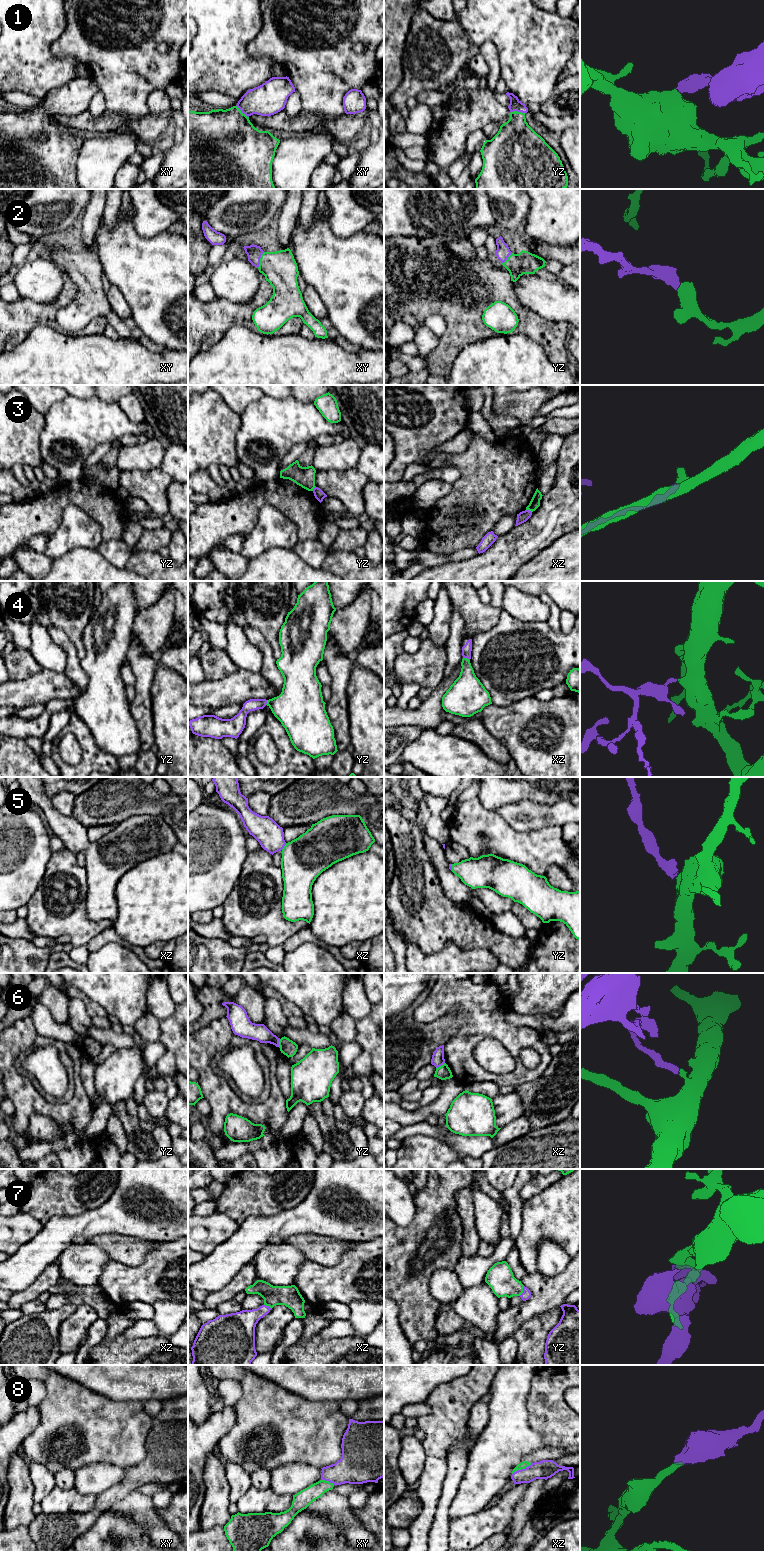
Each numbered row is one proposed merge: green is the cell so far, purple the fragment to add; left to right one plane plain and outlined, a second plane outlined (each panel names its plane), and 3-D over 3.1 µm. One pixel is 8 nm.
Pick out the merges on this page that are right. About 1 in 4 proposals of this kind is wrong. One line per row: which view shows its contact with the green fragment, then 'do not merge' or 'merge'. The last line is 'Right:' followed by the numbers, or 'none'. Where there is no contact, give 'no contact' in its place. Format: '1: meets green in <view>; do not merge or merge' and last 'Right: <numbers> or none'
1: meets green in yz; merge
2: meets green in xy; merge
3: meets green in xz; do not merge
4: meets green in xz; merge
5: meets green in xz; merge
6: meets green in yz; do not merge
7: meets green in yz; merge
8: meets green in xz; merge
Right: 1, 2, 4, 5, 7, 8

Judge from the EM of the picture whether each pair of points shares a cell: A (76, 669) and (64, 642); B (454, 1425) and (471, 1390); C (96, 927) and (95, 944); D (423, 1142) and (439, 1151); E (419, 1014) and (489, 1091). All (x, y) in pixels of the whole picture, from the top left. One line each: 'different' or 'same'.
A: same
B: same
C: different
D: same
E: different

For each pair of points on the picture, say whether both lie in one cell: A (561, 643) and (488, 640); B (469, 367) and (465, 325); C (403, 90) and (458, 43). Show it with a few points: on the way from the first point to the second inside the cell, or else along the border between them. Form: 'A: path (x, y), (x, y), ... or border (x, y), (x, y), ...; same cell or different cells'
A: path (543, 643), (506, 643); same cell
B: border (489, 337), (468, 343), (459, 352), (453, 364); different cells
C: path (419, 74), (420, 65), (430, 62), (442, 51); same cell

